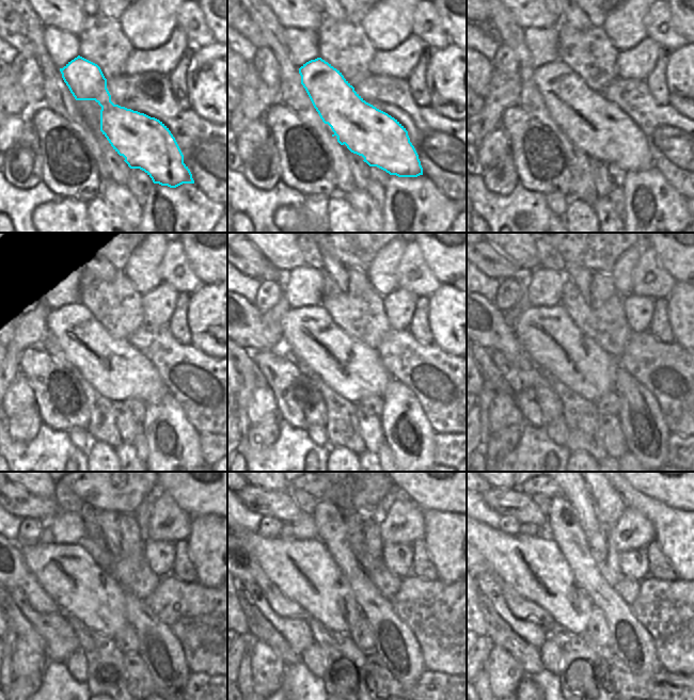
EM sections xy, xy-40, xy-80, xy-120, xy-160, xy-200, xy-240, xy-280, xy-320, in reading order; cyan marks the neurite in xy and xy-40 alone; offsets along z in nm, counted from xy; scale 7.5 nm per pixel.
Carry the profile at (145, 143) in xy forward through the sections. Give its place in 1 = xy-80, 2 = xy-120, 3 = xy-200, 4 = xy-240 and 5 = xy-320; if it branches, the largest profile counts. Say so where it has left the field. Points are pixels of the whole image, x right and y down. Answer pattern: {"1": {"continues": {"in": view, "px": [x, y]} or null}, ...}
{"1": {"continues": {"in": "xy-80", "px": [601, 126]}}, "2": {"continues": {"in": "xy-120", "px": [81, 337]}}, "3": {"continues": {"in": "xy-200", "px": [550, 329]}}, "4": {"continues": {"in": "xy-240", "px": [69, 566]}}, "5": {"continues": {"in": "xy-320", "px": [517, 559]}}}

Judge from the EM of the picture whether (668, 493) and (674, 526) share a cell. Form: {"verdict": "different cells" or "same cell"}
{"verdict": "different cells"}

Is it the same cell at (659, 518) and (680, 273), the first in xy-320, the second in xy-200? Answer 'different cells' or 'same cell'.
different cells

